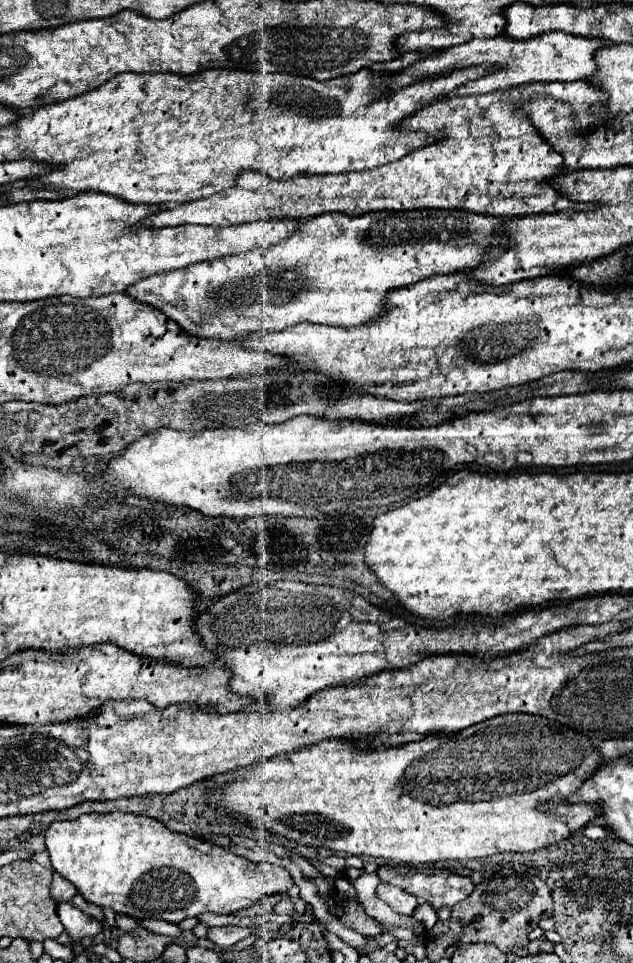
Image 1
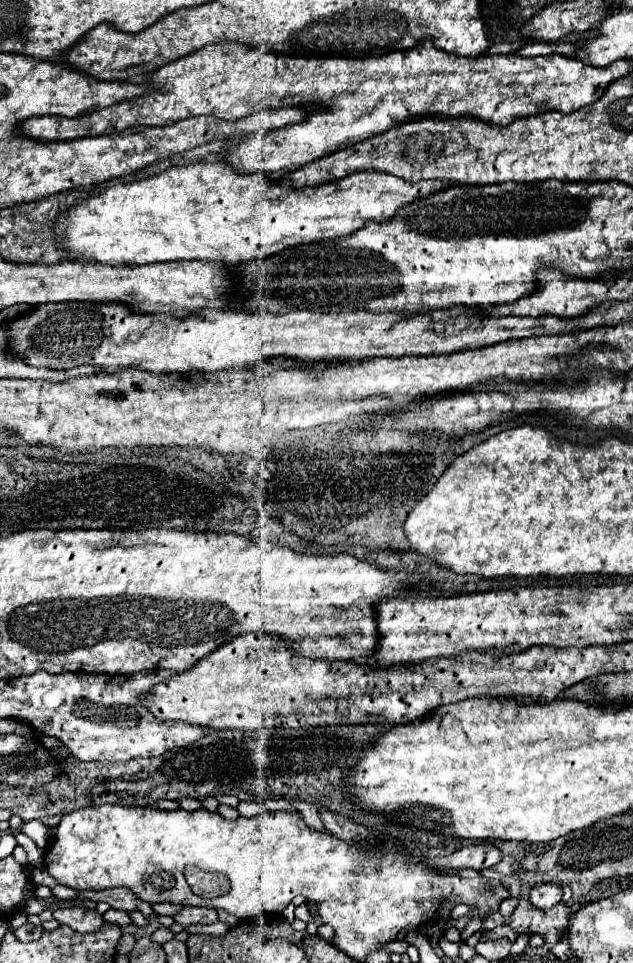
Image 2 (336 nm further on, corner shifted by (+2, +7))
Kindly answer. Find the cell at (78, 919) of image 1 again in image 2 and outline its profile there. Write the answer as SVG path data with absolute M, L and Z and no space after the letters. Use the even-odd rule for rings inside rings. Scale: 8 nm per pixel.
M82 907L58 909L58 911L54 911L54 919L60 925L68 925L78 933L94 933L104 925L104 919L98 911L90 911L90 909L82 909Z

